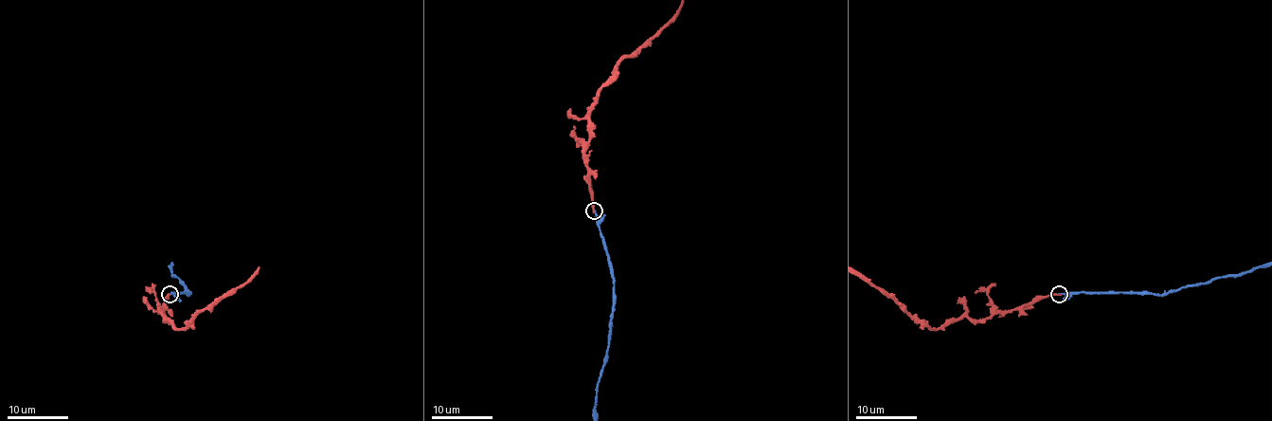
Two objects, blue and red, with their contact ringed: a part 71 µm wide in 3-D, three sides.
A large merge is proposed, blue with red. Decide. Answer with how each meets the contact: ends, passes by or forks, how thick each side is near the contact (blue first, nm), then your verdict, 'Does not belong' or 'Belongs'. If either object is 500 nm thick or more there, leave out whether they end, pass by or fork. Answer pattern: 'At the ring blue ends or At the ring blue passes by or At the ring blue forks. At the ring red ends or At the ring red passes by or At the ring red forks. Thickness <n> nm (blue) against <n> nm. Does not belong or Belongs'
At the ring blue ends. At the ring red ends. Thickness 170 nm (blue) against 240 nm. Belongs

